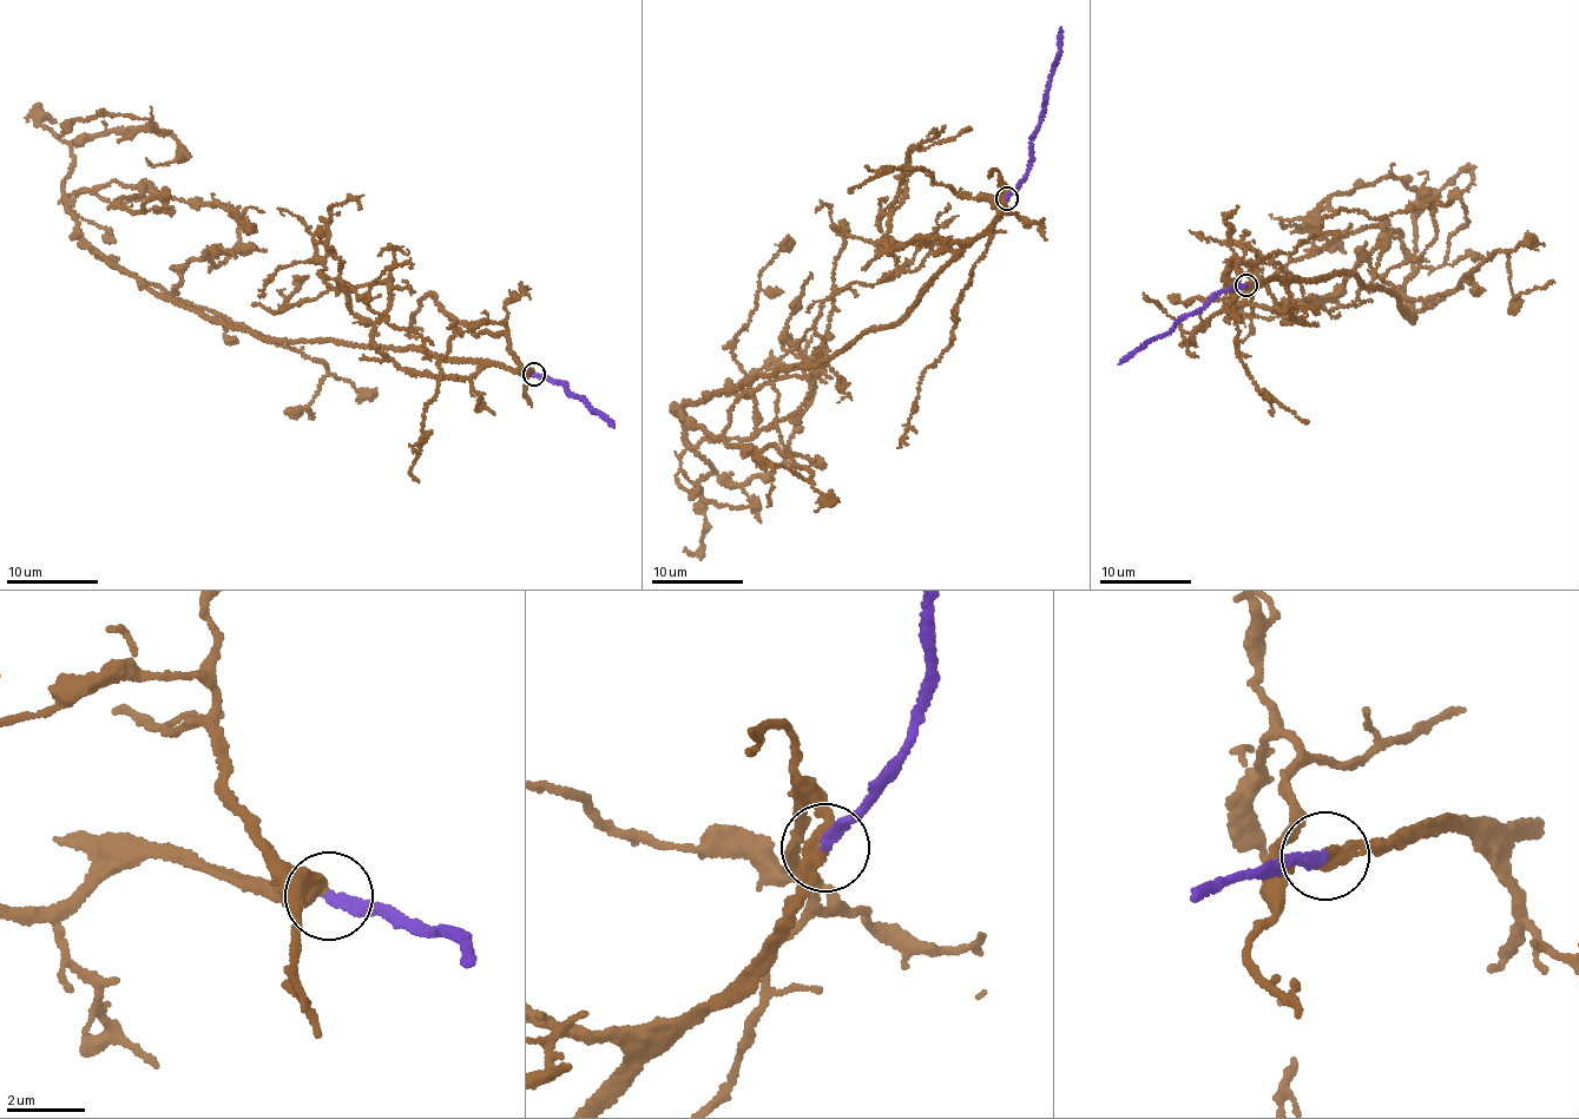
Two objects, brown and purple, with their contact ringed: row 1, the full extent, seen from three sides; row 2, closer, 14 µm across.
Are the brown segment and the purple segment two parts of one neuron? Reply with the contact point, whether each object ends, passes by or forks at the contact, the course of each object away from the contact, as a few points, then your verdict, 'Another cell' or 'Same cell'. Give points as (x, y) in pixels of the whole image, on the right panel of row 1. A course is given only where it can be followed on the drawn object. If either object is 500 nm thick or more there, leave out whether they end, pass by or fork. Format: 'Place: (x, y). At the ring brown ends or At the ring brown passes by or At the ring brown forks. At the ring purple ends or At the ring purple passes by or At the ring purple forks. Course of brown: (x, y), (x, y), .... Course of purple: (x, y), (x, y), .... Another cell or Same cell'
Place: (1245, 285). At the ring brown passes by. At the ring purple ends. Course of brown: (1247, 284), (1353, 274), (1414, 322), (1403, 289), (1418, 193), (1393, 173), (1282, 221), (1346, 251). Course of purple: (1247, 284), (1231, 288), (1176, 322), (1173, 330), (1150, 341), (1118, 363). Same cell

